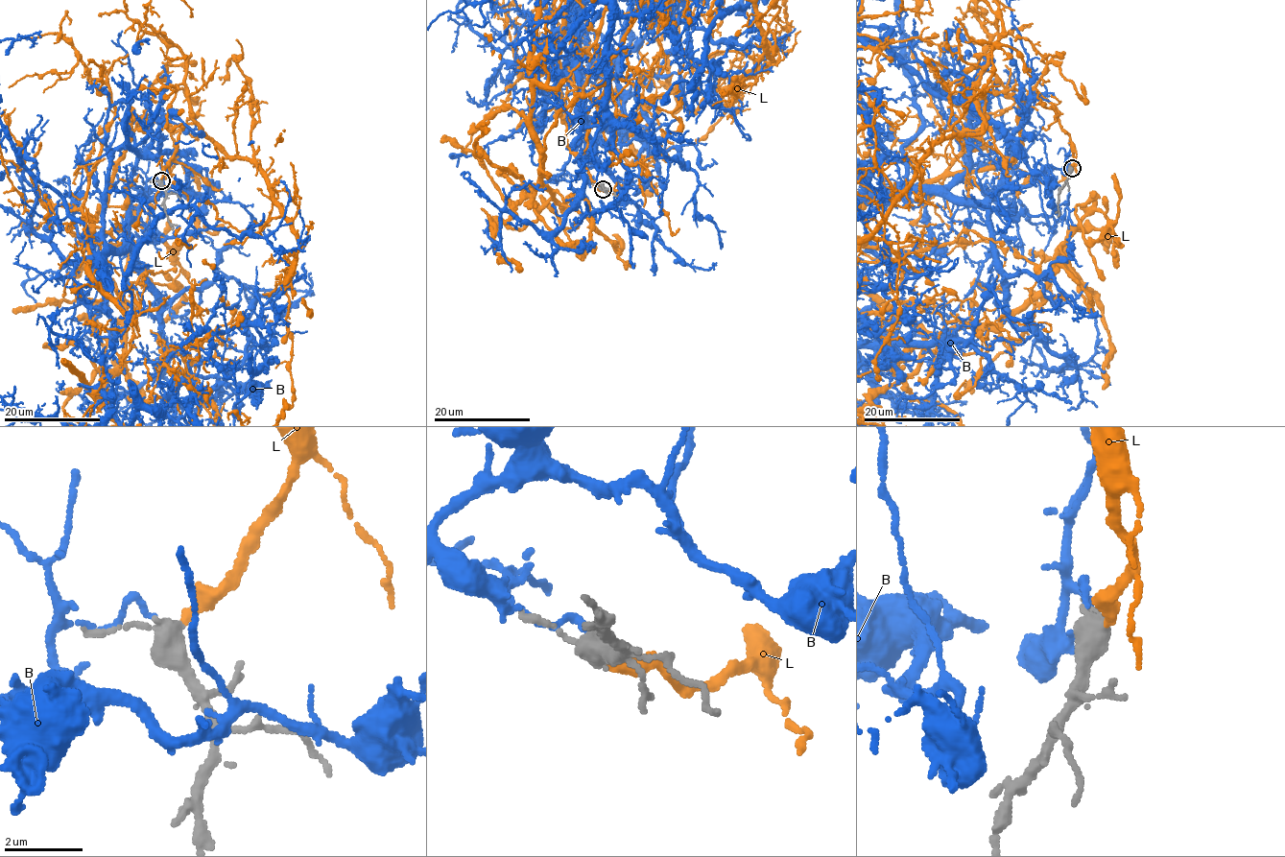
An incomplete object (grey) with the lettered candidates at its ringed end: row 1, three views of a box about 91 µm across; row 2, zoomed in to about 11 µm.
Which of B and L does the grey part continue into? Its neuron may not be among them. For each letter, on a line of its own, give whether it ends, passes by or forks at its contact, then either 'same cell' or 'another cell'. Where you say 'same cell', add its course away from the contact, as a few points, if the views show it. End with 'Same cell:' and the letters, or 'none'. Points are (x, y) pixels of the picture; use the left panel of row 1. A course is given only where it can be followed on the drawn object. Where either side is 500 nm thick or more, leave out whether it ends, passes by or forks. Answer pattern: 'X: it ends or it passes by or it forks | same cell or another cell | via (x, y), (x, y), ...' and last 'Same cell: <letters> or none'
B: it ends | another cell
L: it ends | same cell
Same cell: L

